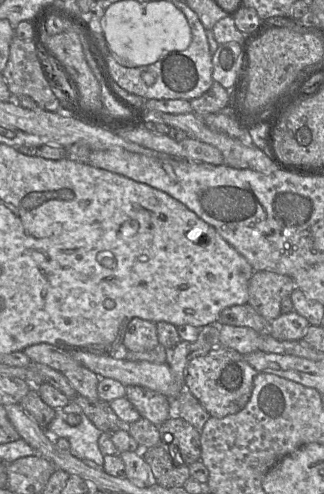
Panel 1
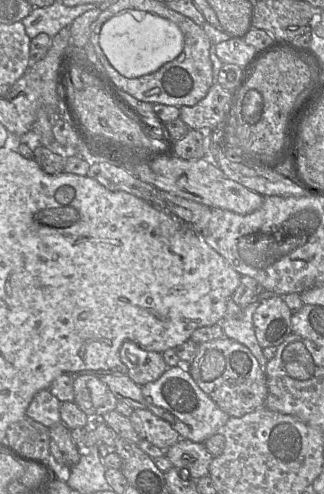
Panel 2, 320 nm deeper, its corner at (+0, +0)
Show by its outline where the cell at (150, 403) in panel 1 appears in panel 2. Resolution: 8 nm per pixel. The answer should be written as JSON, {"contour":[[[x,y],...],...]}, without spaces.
{"contour":[[[148,408],[134,409],[129,419],[140,439],[146,439],[162,450],[166,451],[181,439],[170,423]]]}

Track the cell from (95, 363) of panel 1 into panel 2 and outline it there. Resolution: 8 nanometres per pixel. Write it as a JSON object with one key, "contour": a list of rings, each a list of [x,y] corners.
{"contour":[[[183,365],[168,368],[159,379],[141,386],[141,390],[148,409],[170,423],[183,439],[188,439],[196,443],[204,443],[212,435],[221,434],[221,429],[230,418],[196,384],[188,369]]]}

